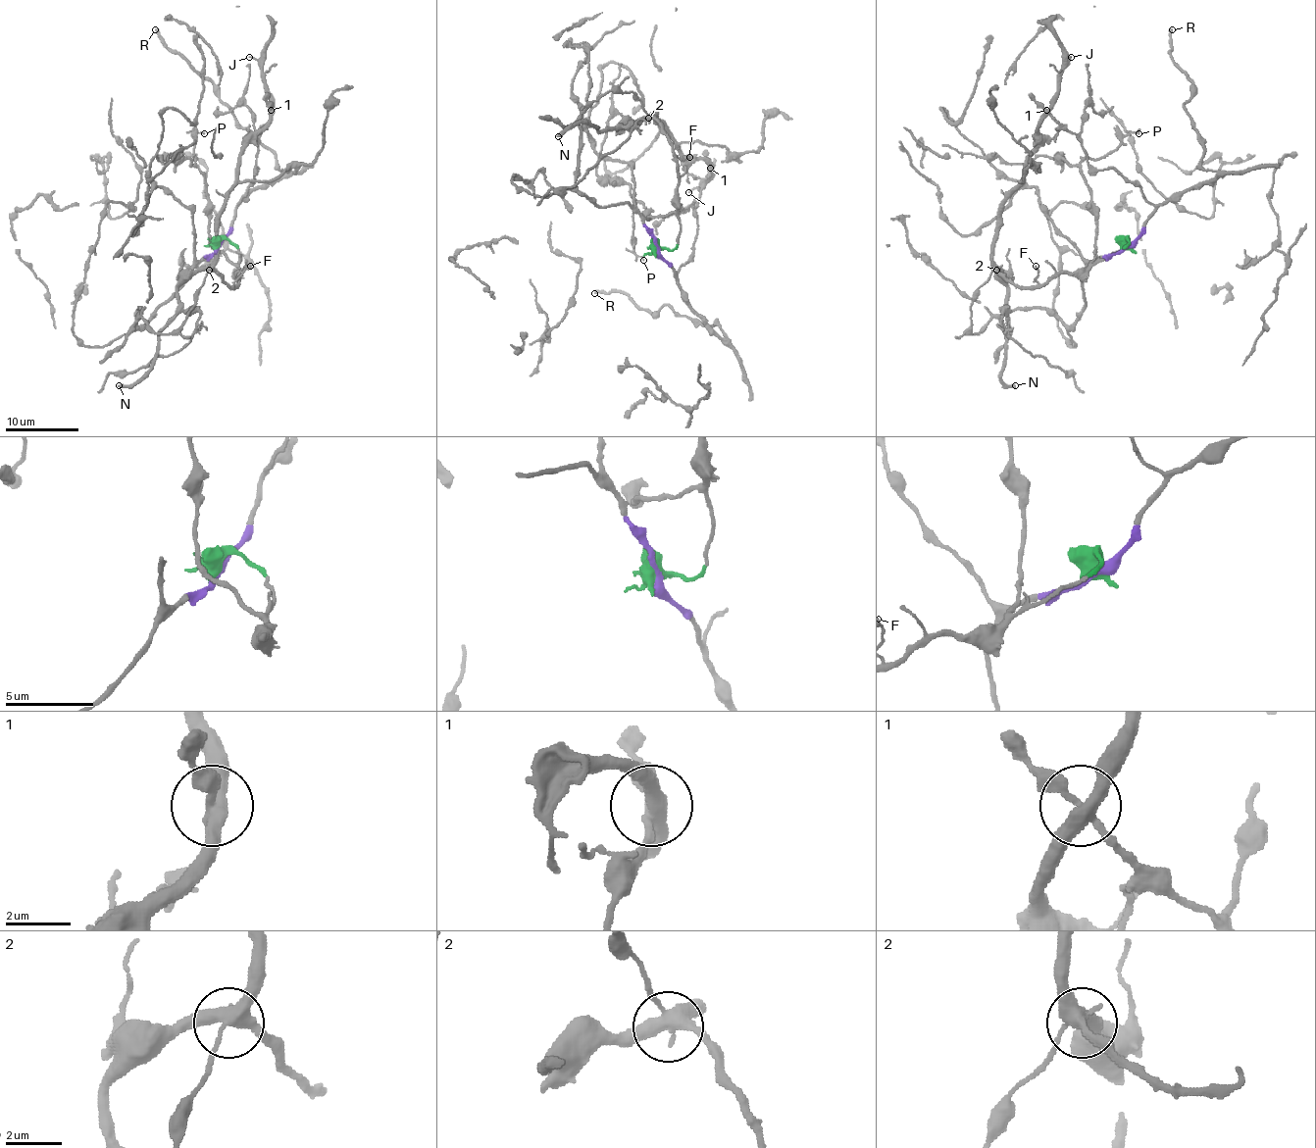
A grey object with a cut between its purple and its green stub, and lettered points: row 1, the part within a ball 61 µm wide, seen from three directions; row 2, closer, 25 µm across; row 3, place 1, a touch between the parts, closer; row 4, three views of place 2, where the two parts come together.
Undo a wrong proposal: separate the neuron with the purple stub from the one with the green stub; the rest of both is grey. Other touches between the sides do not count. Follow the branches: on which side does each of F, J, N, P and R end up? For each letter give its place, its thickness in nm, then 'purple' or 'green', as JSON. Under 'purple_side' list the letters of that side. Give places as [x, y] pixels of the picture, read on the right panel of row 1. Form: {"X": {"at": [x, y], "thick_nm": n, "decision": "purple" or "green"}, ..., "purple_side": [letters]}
{"F": {"at": [1036, 266], "thick_nm": 150, "decision": "green"}, "J": {"at": [1071, 57], "thick_nm": 100, "decision": "green"}, "N": {"at": [1015, 385], "thick_nm": 380, "decision": "green"}, "P": {"at": [1138, 133], "thick_nm": 130, "decision": "green"}, "R": {"at": [1172, 29], "thick_nm": 320, "decision": "purple"}, "purple_side": ["R"]}

